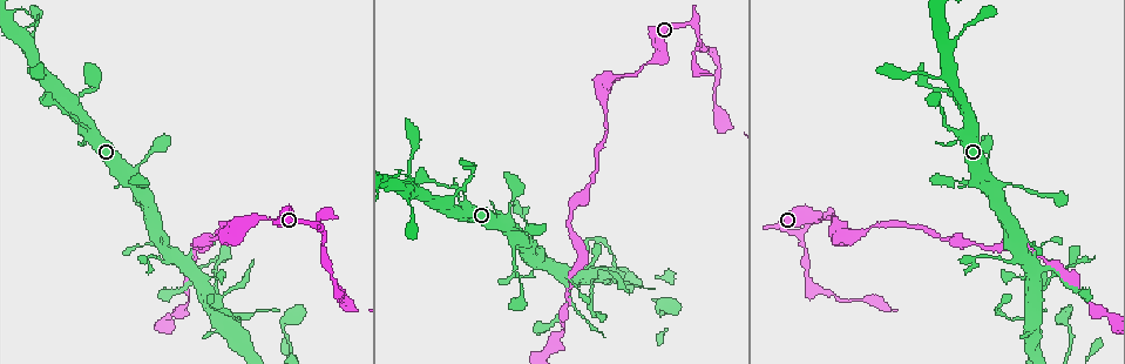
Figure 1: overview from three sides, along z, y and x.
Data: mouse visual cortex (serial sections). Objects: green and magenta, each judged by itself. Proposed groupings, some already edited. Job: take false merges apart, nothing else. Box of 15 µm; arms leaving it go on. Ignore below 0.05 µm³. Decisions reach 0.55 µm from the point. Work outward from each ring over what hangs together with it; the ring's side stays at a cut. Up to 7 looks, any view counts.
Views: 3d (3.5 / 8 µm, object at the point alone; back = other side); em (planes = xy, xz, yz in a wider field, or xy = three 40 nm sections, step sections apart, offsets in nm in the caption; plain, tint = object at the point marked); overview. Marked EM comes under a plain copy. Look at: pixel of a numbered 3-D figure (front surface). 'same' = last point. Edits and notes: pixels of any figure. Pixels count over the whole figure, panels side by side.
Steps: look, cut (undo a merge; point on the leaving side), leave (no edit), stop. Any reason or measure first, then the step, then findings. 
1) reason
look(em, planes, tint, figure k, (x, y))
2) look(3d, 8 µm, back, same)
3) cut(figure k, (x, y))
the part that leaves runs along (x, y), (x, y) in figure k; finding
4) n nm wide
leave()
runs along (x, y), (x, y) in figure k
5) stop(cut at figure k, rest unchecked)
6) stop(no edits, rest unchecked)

thick turns thin
look(3d, 3.5 µm, figure 1, (656, 59))

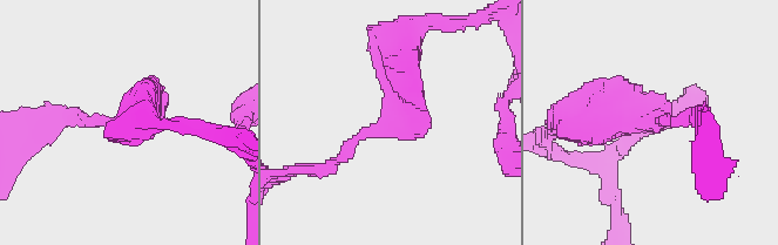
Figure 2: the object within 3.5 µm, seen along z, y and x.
look(em, xy, step 3, tint, figure 2, (655, 123))

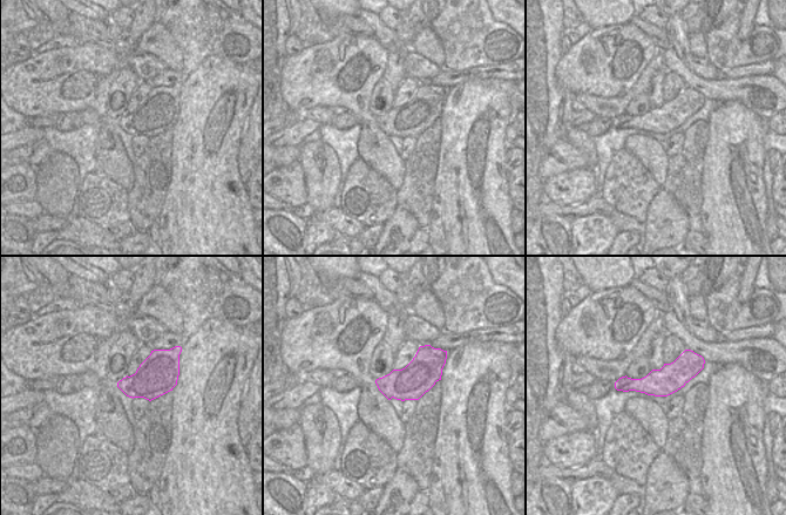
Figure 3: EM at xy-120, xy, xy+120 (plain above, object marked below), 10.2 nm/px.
cut it another way
look(em, planes, tint, same)

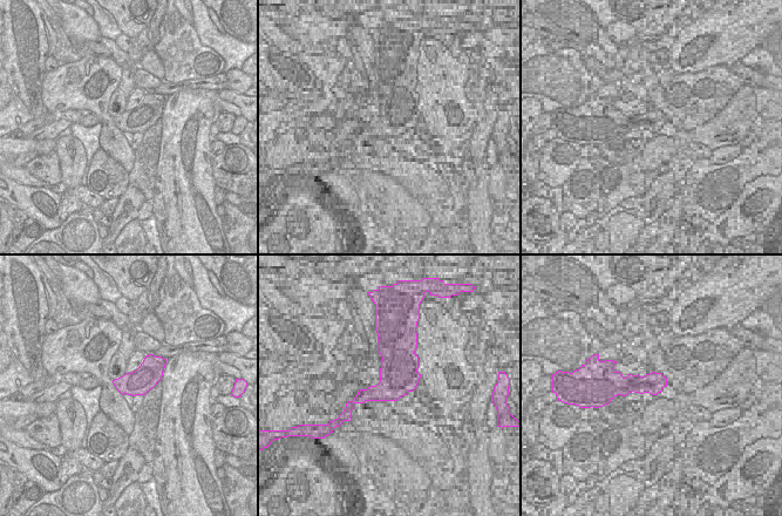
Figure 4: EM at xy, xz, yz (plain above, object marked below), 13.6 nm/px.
leave()
all the same cell

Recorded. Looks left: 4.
a fork
look(3d, 3.5 µm, figure 1, (699, 41))

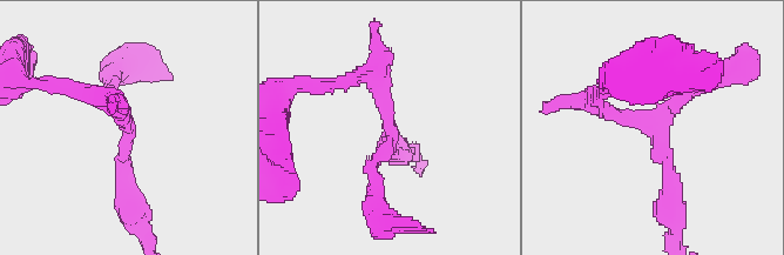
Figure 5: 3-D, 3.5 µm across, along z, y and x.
3 arms; arms of 200, 200, 200 nm
look(em, xy, step 3, tint, figure 5, (652, 129))

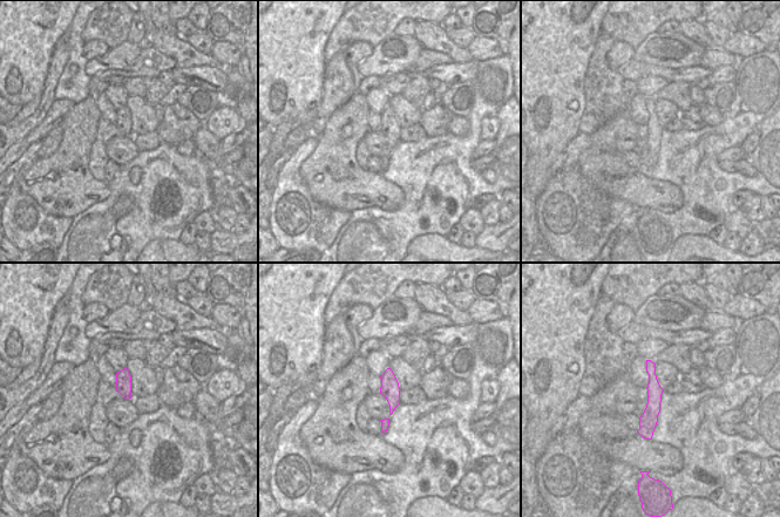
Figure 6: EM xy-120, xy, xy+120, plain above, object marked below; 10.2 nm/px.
look(em, xy, step 2, tint, same)

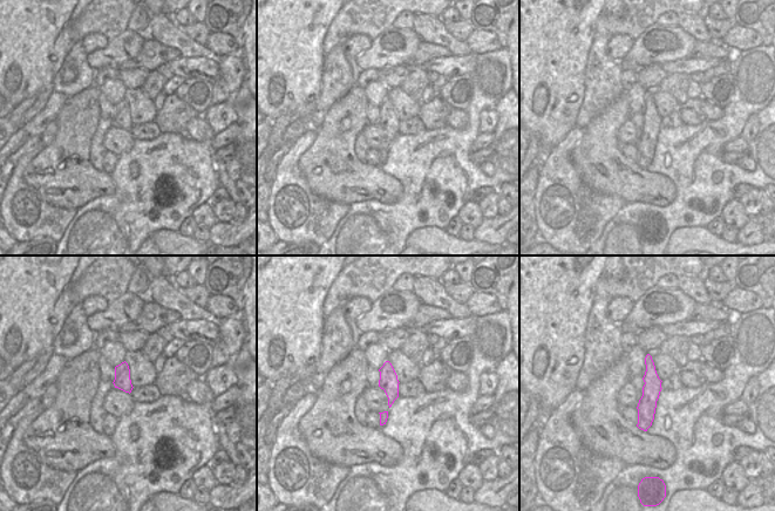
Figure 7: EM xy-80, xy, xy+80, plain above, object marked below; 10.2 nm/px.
leave()
runs along (597, 98), (657, 134), (673, 199) in figure 5; continuous, no second cell

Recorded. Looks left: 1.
stop(no edits, rest unchecked)

